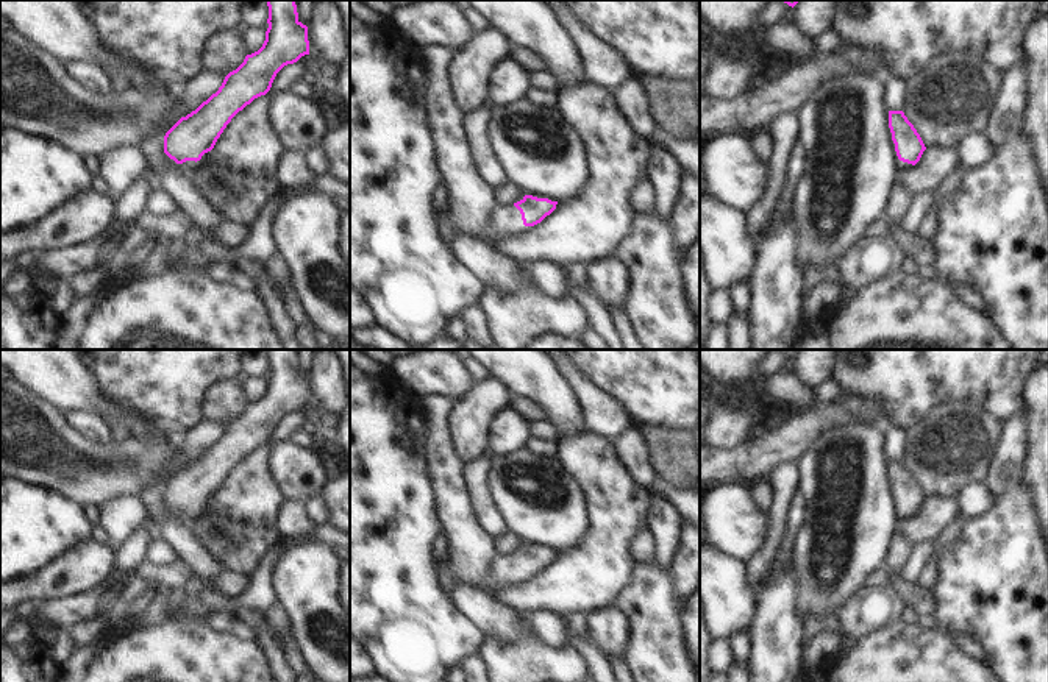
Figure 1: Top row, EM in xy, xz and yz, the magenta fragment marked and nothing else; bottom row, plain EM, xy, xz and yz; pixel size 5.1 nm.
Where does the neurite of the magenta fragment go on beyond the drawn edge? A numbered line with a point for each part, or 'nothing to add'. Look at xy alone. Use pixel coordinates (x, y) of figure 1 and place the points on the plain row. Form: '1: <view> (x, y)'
1: xy (188, 517)

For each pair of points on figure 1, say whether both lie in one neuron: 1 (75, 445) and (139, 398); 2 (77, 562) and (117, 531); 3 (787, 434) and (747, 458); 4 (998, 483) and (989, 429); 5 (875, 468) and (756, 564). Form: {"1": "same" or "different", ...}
{"1": "different", "2": "different", "3": "same", "4": "different", "5": "different"}

